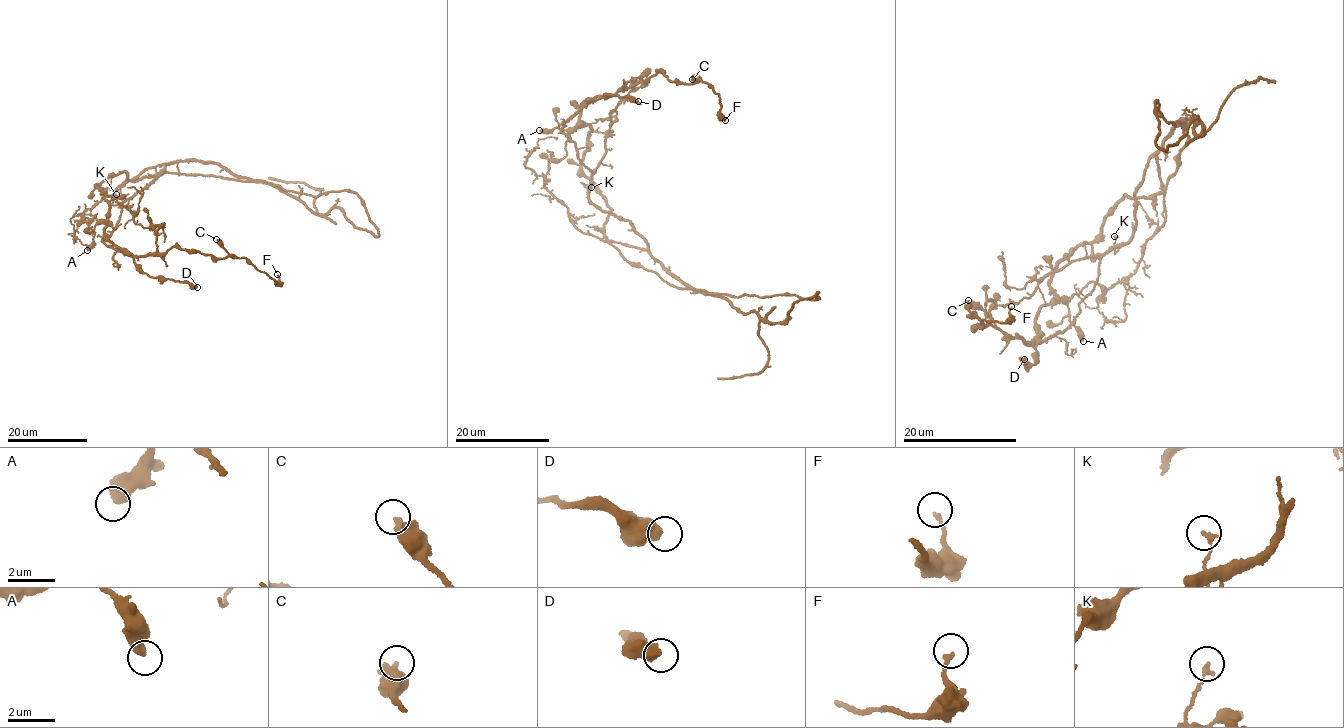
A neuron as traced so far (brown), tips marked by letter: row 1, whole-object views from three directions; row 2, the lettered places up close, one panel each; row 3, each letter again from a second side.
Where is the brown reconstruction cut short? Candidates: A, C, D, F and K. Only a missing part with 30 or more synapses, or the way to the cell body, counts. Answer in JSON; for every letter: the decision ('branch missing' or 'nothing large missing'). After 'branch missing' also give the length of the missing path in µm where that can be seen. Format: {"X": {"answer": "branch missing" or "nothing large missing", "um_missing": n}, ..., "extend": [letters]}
{"A": {"answer": "nothing large missing"}, "C": {"answer": "nothing large missing"}, "D": {"answer": "nothing large missing"}, "F": {"answer": "nothing large missing"}, "K": {"answer": "nothing large missing"}, "extend": []}

